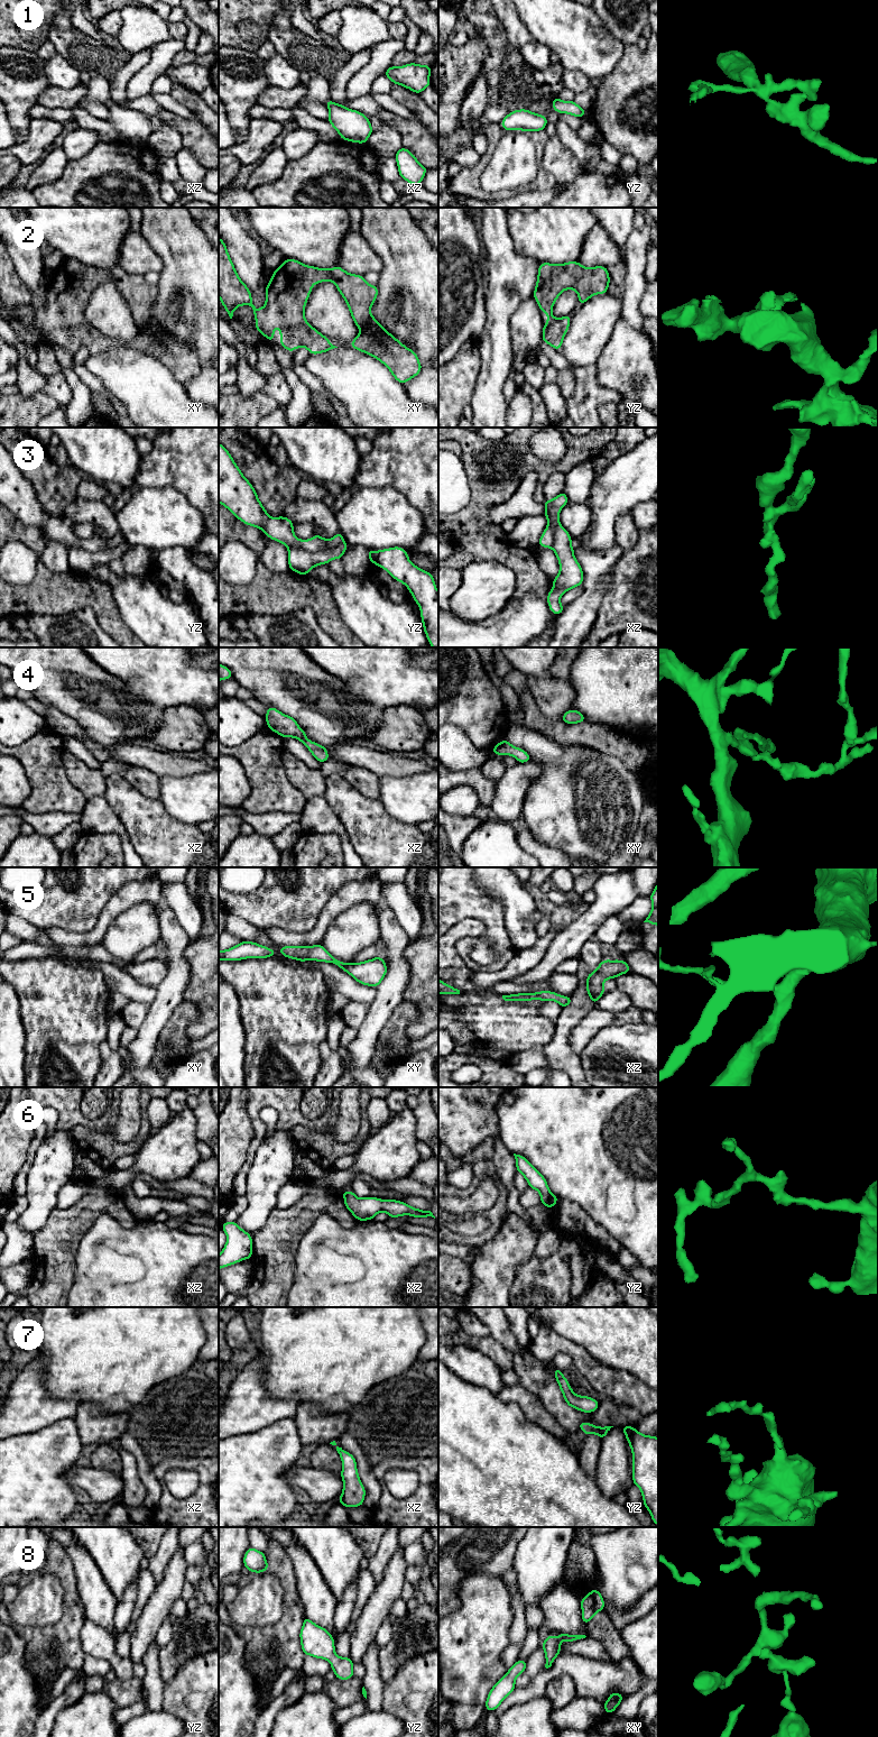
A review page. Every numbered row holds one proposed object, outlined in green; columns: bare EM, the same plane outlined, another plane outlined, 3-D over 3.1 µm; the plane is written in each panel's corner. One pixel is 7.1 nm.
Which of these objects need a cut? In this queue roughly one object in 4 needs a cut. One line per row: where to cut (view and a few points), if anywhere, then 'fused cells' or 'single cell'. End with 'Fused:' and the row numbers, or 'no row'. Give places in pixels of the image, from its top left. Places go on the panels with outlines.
1: cut none; single cell
2: cut none; single cell
3: cut none; single cell
4: cut none; single cell
5: cut none; single cell
6: cut none; single cell
7: cut none; single cell
8: cut none; single cell
Fused: no row

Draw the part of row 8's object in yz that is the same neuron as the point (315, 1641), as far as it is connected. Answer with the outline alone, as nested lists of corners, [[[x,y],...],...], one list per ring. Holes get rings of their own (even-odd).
[[[306,1616],[299,1637],[304,1655],[330,1661],[335,1678],[340,1680],[344,1681],[354,1676],[351,1658],[336,1656],[333,1636],[325,1628],[312,1623]]]

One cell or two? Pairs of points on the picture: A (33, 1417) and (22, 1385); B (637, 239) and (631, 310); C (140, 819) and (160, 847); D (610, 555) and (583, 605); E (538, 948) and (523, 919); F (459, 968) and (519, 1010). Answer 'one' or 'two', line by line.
A: one
B: one
C: one
D: one
E: two
F: one

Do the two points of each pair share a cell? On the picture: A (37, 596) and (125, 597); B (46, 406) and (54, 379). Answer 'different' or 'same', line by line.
A: different
B: different

